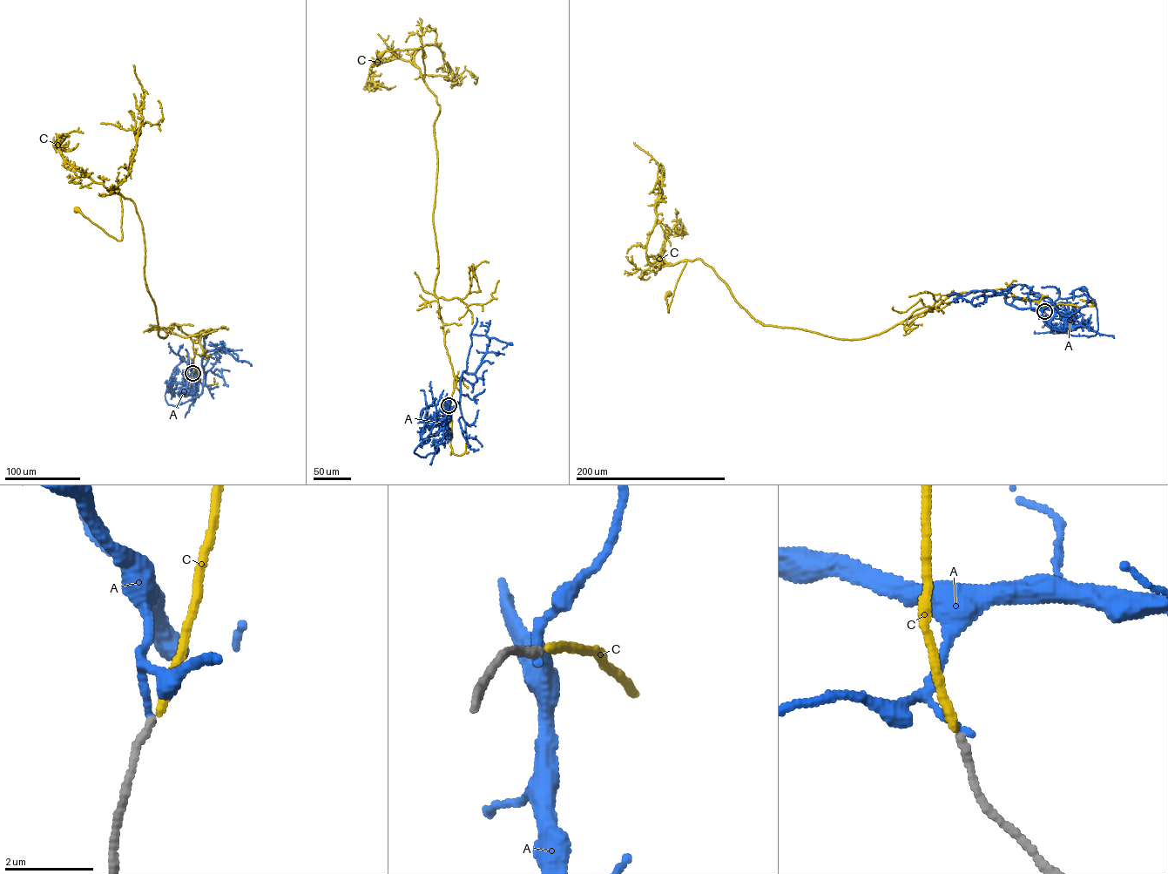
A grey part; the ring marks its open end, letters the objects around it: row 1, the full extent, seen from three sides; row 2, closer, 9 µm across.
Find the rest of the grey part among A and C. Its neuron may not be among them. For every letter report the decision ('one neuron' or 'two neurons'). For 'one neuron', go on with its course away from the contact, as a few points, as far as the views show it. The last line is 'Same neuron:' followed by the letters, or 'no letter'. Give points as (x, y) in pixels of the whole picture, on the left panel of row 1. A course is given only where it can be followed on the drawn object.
A: two neurons
C: one neuron | via (192, 373), (189, 335), (174, 323), (165, 336), (158, 333), (135, 204), (118, 193), (118, 240), (77, 210)
Same neuron: C

